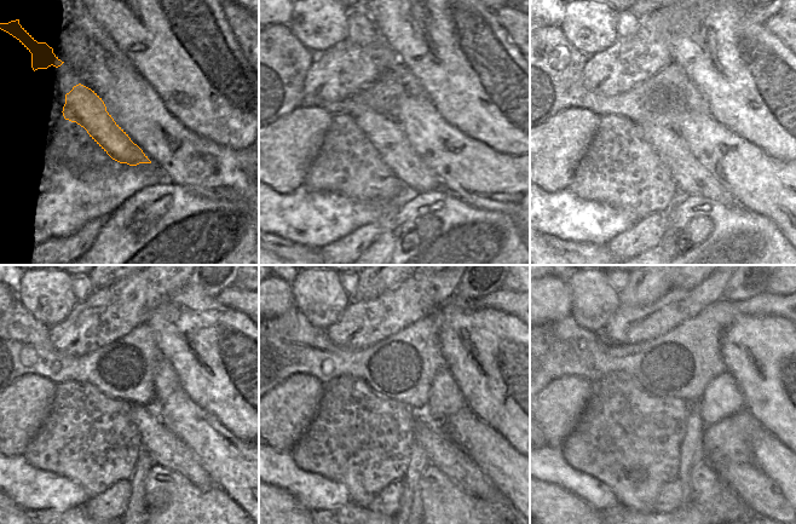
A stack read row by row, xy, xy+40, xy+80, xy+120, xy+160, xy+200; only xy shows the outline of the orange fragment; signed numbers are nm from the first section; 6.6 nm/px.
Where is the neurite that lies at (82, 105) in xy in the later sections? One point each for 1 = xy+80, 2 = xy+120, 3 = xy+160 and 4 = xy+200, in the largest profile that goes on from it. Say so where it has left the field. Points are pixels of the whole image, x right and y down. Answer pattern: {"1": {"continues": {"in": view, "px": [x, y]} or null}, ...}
{"1": {"continues": {"in": "xy+80", "px": [691, 178]}}, "2": {"continues": {"in": "xy+120", "px": [165, 449]}}, "3": {"continues": {"in": "xy+160", "px": [444, 454]}}, "4": {"continues": {"in": "xy+200", "px": [762, 497]}}}

